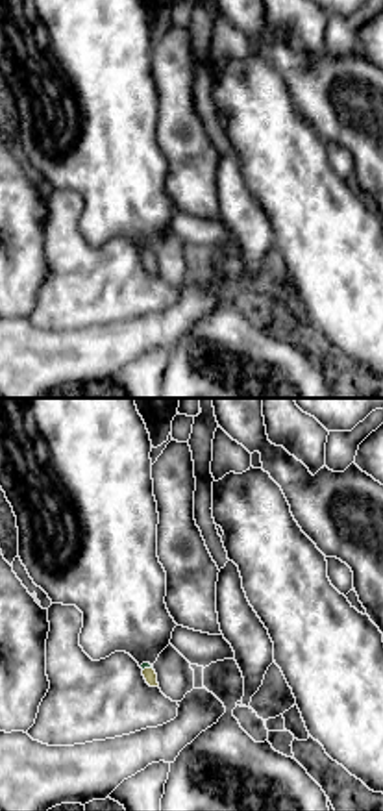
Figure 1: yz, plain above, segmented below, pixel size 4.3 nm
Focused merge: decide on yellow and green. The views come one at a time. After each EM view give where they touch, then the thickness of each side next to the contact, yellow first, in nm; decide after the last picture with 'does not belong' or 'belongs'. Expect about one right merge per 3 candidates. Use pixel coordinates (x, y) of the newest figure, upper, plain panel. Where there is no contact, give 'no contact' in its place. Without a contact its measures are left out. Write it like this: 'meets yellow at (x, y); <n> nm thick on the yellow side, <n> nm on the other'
meets yellow at (147, 254); 60 nm thick on the yellow side, 30 nm on the other

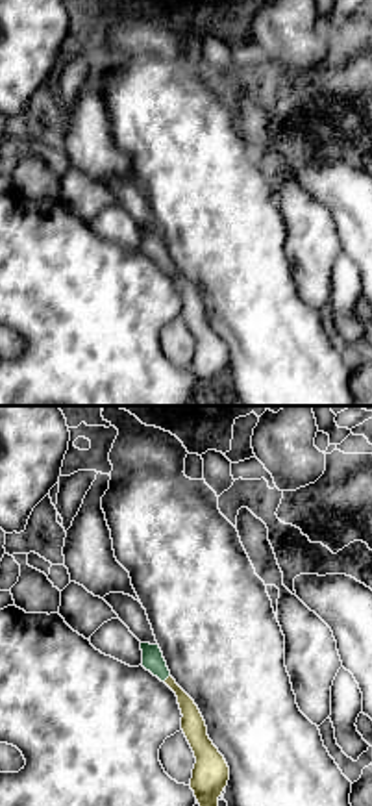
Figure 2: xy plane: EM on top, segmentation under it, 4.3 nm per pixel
meets yellow at (167, 264); 110 nm thick on the yellow side, 100 nm on the other

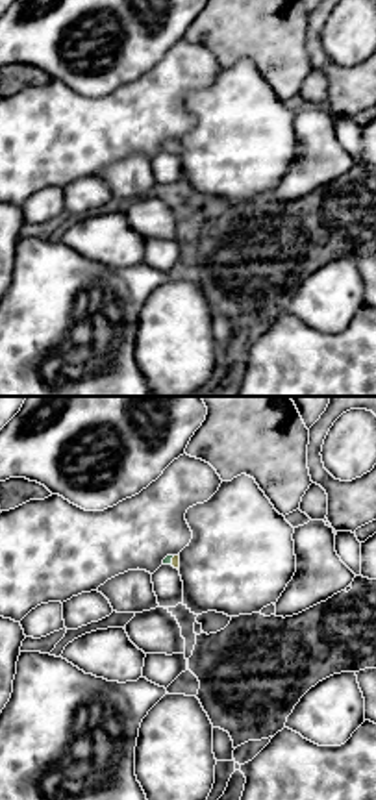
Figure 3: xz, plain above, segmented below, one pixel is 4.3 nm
meets yellow at (173, 145); 30 nm thick on the yellow side, 40 nm on the other

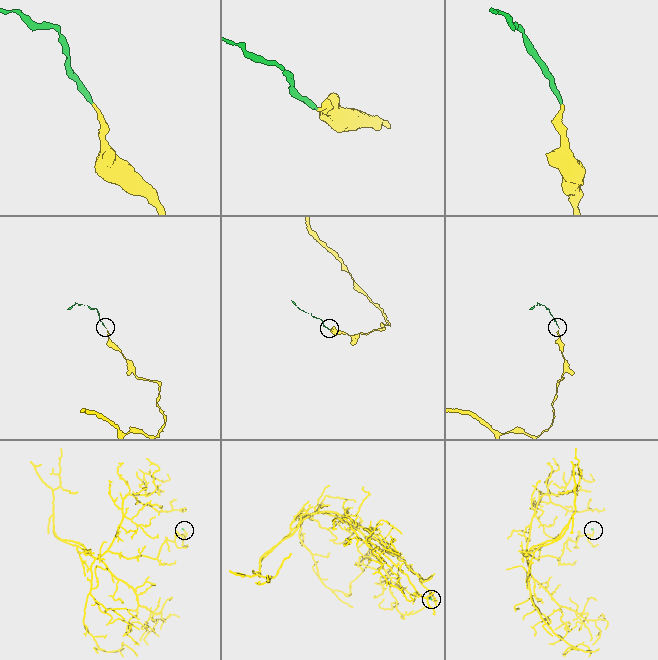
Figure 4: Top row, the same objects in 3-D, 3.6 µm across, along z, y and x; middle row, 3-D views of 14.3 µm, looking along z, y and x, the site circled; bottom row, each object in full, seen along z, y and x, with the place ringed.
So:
belongs

